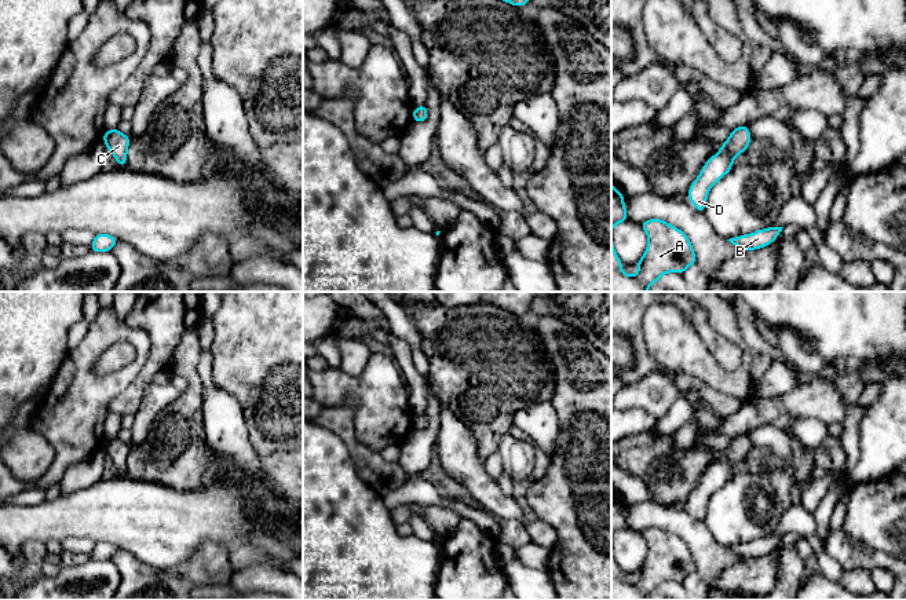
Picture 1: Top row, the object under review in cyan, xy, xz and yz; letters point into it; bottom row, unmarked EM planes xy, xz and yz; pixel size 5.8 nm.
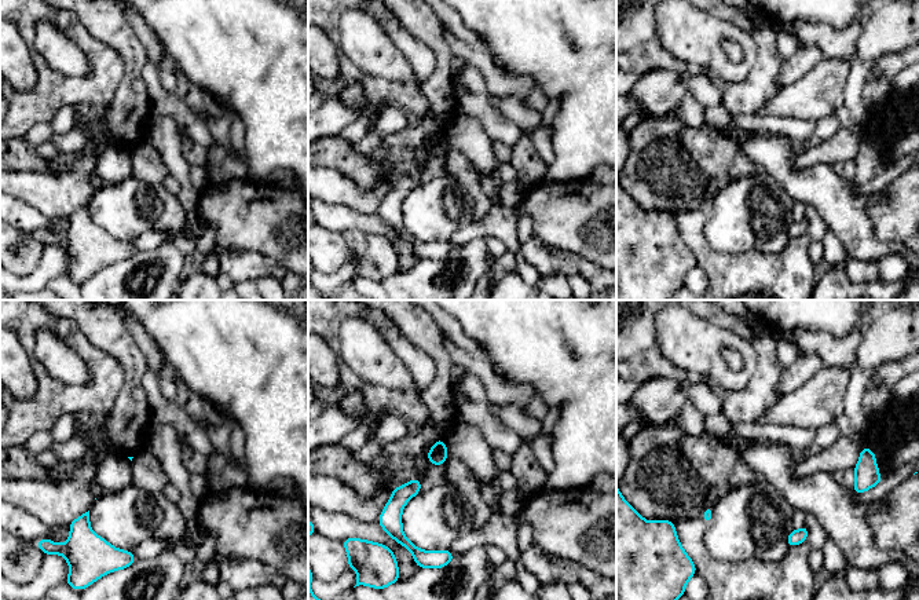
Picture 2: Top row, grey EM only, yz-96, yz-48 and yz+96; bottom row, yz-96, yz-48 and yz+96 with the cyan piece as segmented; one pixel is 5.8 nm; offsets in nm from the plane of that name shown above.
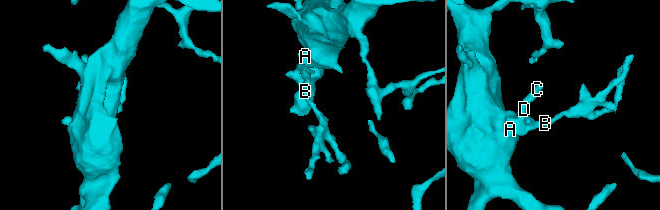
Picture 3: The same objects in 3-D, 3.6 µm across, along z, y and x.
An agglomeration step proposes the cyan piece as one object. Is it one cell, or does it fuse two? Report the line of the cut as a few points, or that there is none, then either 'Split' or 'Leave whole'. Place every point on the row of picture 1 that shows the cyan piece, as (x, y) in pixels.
No split. Leave whole

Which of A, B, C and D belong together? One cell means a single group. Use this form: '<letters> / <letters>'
A B C D

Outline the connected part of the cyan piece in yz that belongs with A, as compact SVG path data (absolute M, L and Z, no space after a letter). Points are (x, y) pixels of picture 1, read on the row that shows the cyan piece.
M650 219L639 224L649 237L649 245L643 257L635 264L639 268L636 275L626 275L621 271L624 264L614 250L611 238L611 292L647 292L649 286L658 282L665 272L683 274L691 264L697 264L693 245L682 230L660 219Z

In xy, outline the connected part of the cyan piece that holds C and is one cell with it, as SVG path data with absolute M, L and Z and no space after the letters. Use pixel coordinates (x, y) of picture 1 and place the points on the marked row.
M117 128L105 131L103 142L107 150L114 156L118 167L127 167L127 151L131 136L121 133Z

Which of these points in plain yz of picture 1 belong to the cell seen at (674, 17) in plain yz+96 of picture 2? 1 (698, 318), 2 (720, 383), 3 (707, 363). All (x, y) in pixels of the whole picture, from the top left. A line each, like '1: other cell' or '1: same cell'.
1: other cell
2: same cell
3: same cell

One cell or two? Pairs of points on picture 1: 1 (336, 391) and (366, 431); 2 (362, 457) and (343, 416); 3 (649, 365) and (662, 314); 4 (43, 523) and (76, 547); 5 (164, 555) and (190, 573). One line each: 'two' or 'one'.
1: one
2: one
3: two
4: two
5: two

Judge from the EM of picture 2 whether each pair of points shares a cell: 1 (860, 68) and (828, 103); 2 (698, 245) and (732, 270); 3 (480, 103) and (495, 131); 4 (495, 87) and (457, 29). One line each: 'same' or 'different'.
1: different
2: same
3: same
4: different

